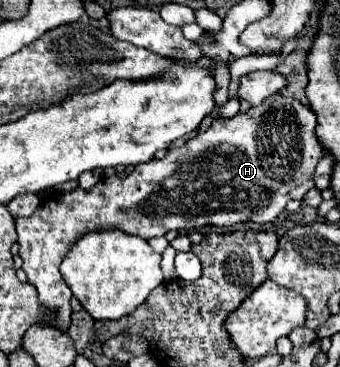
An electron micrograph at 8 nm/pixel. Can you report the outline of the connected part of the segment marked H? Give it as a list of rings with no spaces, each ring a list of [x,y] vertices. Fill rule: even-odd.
[[[276,93],[268,97],[264,105],[250,107],[234,117],[216,119],[204,133],[196,135],[196,139],[190,139],[182,147],[170,149],[164,159],[152,159],[150,163],[134,167],[134,171],[122,179],[118,175],[104,177],[88,191],[76,187],[74,191],[62,191],[56,197],[46,199],[30,217],[16,217],[20,257],[24,261],[22,269],[28,277],[28,283],[36,287],[42,309],[52,315],[36,323],[52,325],[62,333],[70,327],[72,291],[64,279],[60,279],[58,267],[72,245],[86,233],[120,229],[130,235],[152,239],[162,237],[168,231],[198,229],[206,225],[228,227],[242,221],[272,223],[284,211],[290,199],[302,199],[314,187],[312,175],[322,155],[324,149],[316,139],[316,115],[298,99]]]

